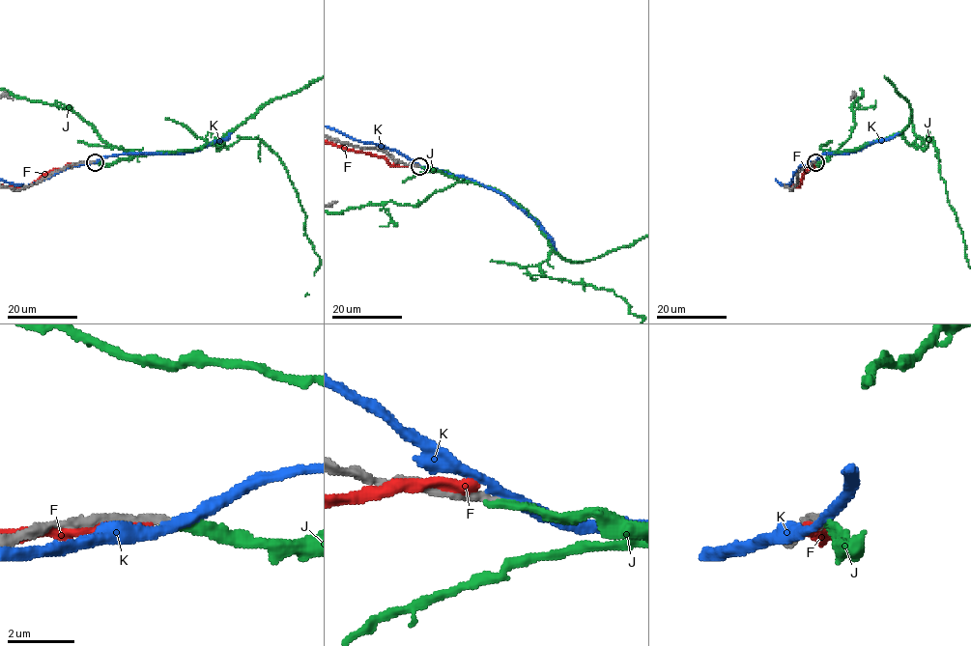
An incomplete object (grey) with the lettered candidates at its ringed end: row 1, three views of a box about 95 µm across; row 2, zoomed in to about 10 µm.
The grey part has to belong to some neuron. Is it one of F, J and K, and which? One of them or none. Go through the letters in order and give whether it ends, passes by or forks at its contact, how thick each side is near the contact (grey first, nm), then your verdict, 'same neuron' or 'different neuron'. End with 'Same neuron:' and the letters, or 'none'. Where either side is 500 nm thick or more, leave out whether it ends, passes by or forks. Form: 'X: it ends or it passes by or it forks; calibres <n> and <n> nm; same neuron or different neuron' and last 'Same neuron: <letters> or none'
F: it ends; calibres 320 and 460 nm; different neuron
J: it ends; calibres 300 and 260 nm; same neuron
K: it passes by; calibres 300 and 280 nm; different neuron
Same neuron: J

